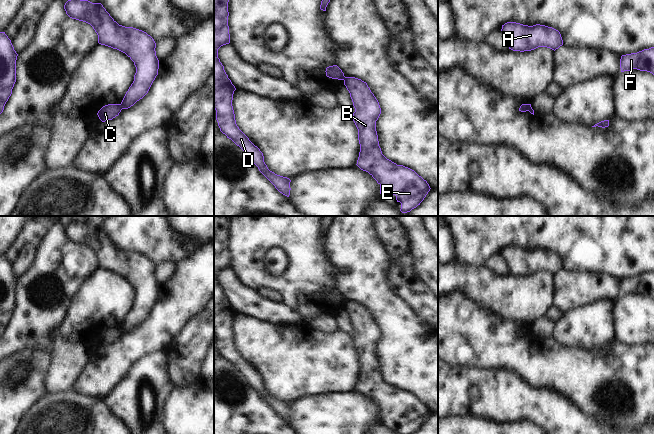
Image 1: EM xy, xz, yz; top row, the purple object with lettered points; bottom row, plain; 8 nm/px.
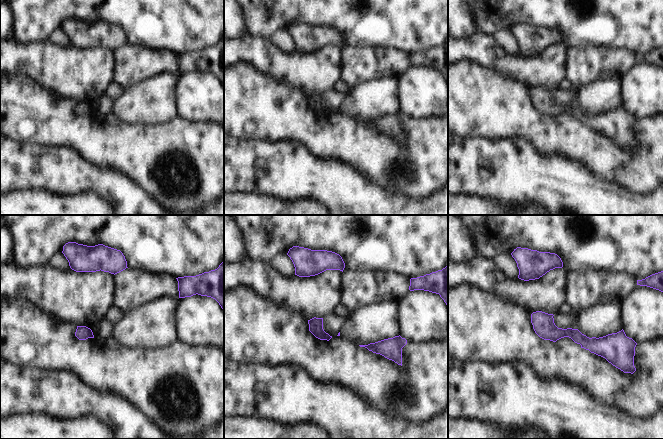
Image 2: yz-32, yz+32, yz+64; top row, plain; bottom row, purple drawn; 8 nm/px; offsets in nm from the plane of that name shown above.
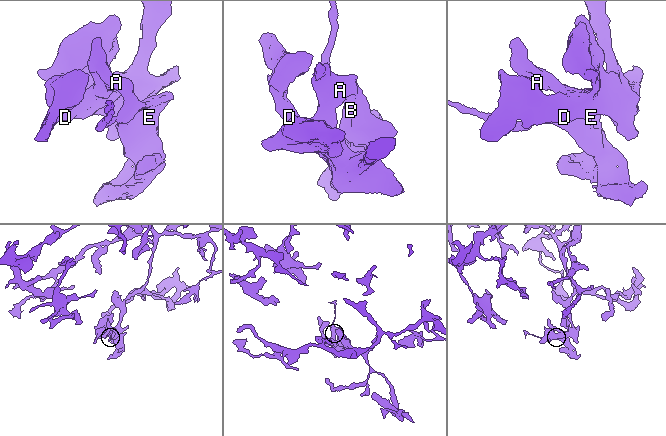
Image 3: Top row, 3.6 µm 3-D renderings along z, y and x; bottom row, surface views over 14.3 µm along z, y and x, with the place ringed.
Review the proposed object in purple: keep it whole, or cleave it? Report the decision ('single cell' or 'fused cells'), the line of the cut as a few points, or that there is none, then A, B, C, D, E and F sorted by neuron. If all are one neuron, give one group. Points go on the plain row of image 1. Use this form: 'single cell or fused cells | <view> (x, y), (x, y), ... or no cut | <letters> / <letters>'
fused cells | xy (119, 328), (122, 332) | A B D E F / C

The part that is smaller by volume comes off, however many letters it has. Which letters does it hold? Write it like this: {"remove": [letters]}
{"remove": ["C"]}

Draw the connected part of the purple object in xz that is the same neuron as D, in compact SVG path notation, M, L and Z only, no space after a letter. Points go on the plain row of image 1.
M214 216L214 333L220 355L239 370L248 382L258 391L259 395L283 419L289 421L290 406L270 395L264 386L263 377L236 348L232 330L233 318L236 314L218 282L218 273L230 267L228 250L228 226L230 221L225 216Z

